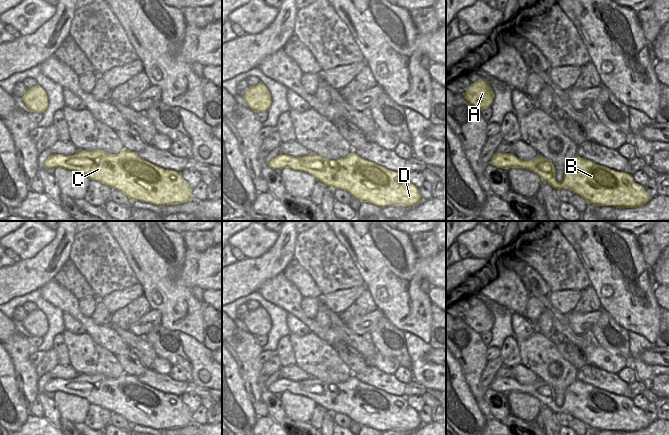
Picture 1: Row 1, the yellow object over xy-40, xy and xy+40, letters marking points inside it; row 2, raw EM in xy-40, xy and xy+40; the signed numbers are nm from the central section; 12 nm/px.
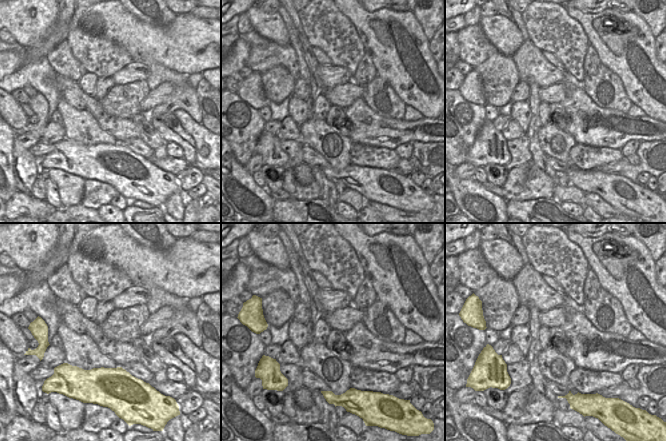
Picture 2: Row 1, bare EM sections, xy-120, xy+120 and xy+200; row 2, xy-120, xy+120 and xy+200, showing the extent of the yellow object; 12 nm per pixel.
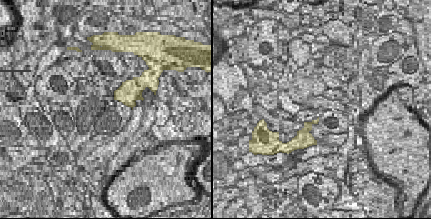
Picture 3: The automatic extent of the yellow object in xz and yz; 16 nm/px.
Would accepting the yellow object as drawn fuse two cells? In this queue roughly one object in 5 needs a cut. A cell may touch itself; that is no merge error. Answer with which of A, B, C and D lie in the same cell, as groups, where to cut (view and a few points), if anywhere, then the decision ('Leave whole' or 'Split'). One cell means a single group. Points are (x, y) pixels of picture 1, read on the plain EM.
Groups: A B C D. No split. Leave whole

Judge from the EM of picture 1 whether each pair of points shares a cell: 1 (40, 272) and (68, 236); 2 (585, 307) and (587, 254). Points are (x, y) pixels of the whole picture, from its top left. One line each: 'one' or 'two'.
1: one
2: two

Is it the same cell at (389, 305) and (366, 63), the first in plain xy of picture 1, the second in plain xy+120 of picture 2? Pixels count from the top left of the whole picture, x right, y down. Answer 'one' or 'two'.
two

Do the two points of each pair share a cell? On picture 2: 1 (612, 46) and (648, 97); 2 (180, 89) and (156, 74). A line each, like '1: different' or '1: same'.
1: same
2: same

